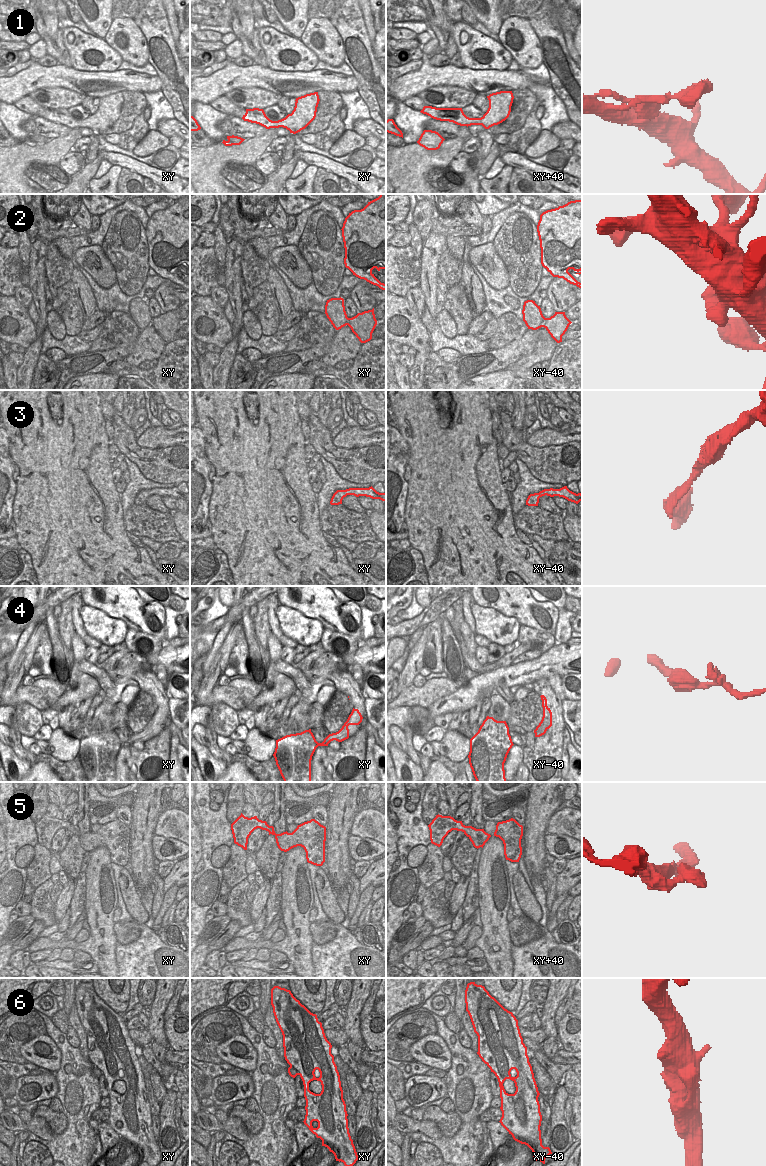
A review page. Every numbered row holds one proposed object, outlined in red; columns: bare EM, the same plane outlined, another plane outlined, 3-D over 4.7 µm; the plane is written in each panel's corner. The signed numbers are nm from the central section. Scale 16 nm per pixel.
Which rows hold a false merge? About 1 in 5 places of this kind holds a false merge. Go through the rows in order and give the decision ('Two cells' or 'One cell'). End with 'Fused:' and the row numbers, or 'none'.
1: One cell
2: One cell
3: One cell
4: One cell
5: One cell
6: One cell
Fused: none

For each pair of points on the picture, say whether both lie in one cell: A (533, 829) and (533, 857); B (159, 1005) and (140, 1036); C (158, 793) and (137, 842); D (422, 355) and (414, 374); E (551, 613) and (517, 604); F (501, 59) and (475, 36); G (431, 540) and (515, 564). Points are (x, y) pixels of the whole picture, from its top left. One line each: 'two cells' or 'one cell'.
A: one cell
B: two cells
C: one cell
D: one cell
E: one cell
F: one cell
G: one cell

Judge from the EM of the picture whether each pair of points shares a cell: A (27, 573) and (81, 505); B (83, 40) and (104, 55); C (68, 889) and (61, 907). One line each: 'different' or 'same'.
A: different
B: same
C: same

